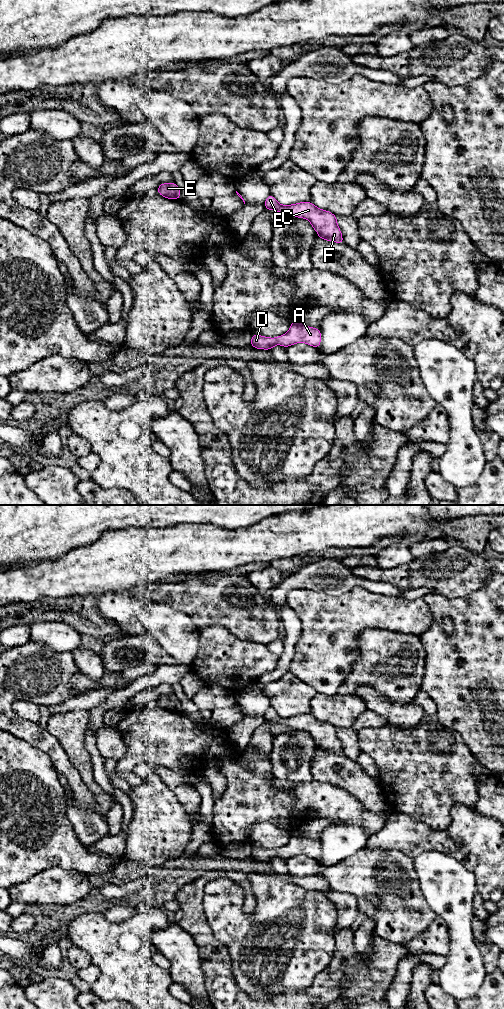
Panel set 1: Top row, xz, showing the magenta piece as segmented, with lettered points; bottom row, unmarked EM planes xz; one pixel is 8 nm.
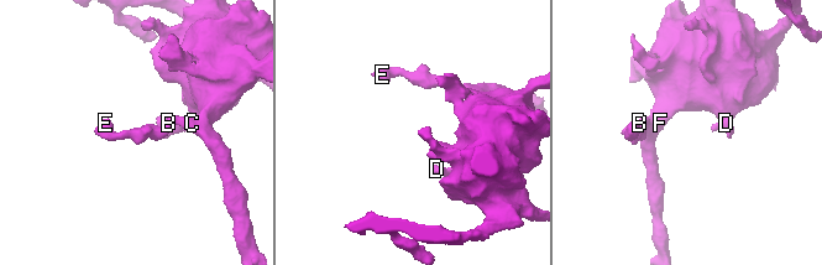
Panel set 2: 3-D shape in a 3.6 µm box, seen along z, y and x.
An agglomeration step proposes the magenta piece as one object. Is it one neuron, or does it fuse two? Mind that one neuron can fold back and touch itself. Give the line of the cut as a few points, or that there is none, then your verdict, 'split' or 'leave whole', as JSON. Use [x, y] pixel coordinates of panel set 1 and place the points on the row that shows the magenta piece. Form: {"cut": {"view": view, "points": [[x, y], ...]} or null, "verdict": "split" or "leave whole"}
{"cut": null, "verdict": "leave whole"}

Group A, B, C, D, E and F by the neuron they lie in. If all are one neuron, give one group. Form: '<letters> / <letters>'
A B C D E F

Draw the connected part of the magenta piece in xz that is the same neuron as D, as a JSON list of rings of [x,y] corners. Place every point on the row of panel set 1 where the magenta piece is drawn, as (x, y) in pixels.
[[[295,319],[289,328],[289,331],[282,336],[269,338],[252,334],[251,346],[256,349],[270,350],[276,344],[287,348],[293,344],[303,342],[318,348],[321,343],[321,338],[322,335],[318,328],[305,326],[299,319]]]

